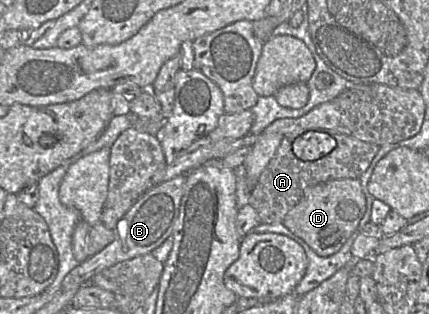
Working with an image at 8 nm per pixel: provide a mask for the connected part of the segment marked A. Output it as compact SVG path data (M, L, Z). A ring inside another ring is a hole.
M298 129L284 135L275 155L272 157L254 185L250 194L249 204L256 210L260 224L283 224L282 222L287 213L298 204L304 191L308 187L331 180L359 178L368 169L380 148L380 146L373 143L364 142L342 134L329 133L327 130L324 130L336 140L336 147L329 154L316 161L303 161L297 158L293 153L292 144L296 138L302 136L308 131L310 130Z

